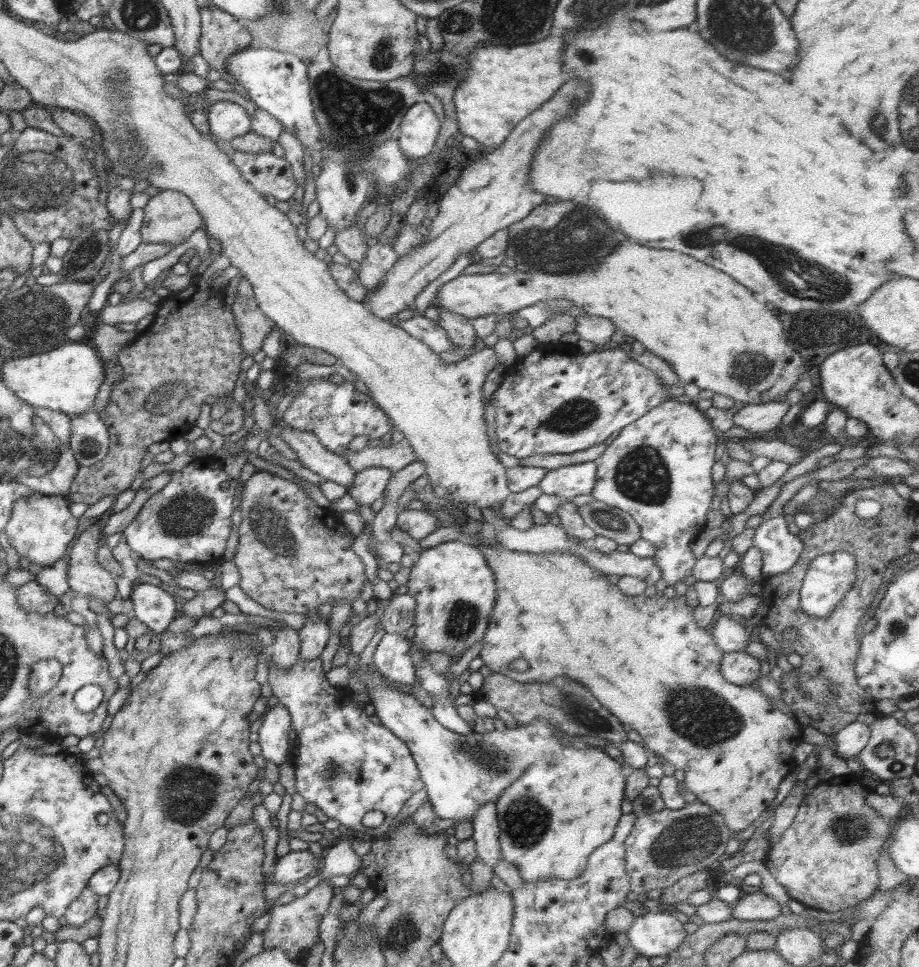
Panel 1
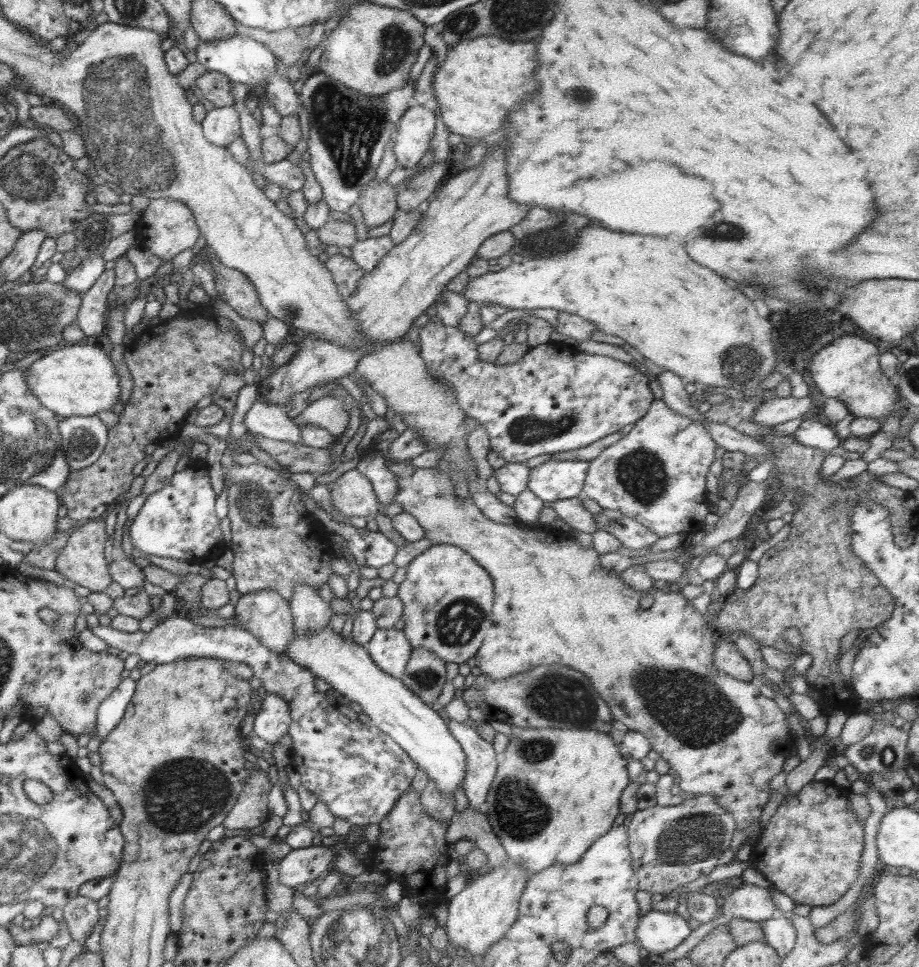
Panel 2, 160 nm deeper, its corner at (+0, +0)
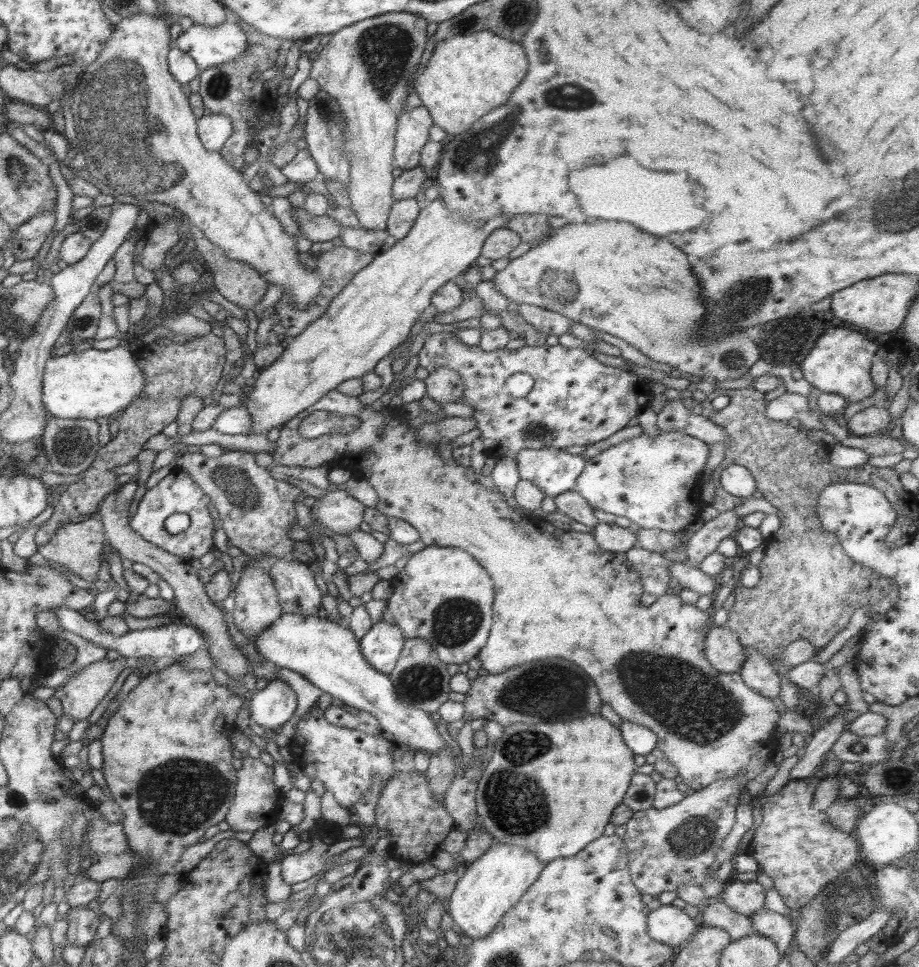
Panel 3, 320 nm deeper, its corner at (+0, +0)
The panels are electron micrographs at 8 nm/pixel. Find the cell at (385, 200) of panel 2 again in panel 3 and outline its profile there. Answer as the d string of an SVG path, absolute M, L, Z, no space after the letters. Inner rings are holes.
M386 12L361 20L342 28L332 36L320 53L312 56L310 78L316 79L322 98L340 107L343 116L343 139L350 161L350 206L363 228L384 231L387 225L391 204L395 201L391 190L394 176L394 147L397 122L405 108L409 86L422 60L422 52L428 41L426 28L429 22L421 16L409 12Z

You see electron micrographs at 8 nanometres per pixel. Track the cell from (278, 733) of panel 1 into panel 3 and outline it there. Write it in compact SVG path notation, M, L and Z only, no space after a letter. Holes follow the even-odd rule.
M282 679L270 681L264 689L256 690L250 699L251 720L264 729L282 728L296 710L296 693Z

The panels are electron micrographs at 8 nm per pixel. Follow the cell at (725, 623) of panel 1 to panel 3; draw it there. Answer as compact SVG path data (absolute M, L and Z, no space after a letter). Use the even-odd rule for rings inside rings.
M744 648L745 662L739 674L742 680L762 696L772 699L780 692L781 673L755 648Z

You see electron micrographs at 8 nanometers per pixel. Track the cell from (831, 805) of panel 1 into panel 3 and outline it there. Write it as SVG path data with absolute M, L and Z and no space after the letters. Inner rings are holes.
M815 775L812 777L808 777L806 779L790 779L777 793L766 796L764 794L758 796L758 800L756 802L750 802L750 805L754 807L754 804L761 804L761 814L762 814L762 823L755 830L752 840L749 842L749 846L747 847L746 854L750 857L754 858L756 862L758 862L759 870L762 871L767 876L770 876L774 881L775 890L782 895L782 899L784 899L784 903L790 906L790 909L800 910L806 904L810 902L810 900L814 900L814 896L818 896L824 888L828 884L832 884L834 880L838 880L838 876L842 876L842 872L846 872L846 870L850 870L850 868L854 868L859 861L861 856L859 849L859 842L854 835L854 831L842 832L837 826L834 826L829 821L829 816L825 813L825 810L817 810L817 808L813 808L813 804L811 804L813 799L813 794L816 788L816 785L822 780L821 775Z

